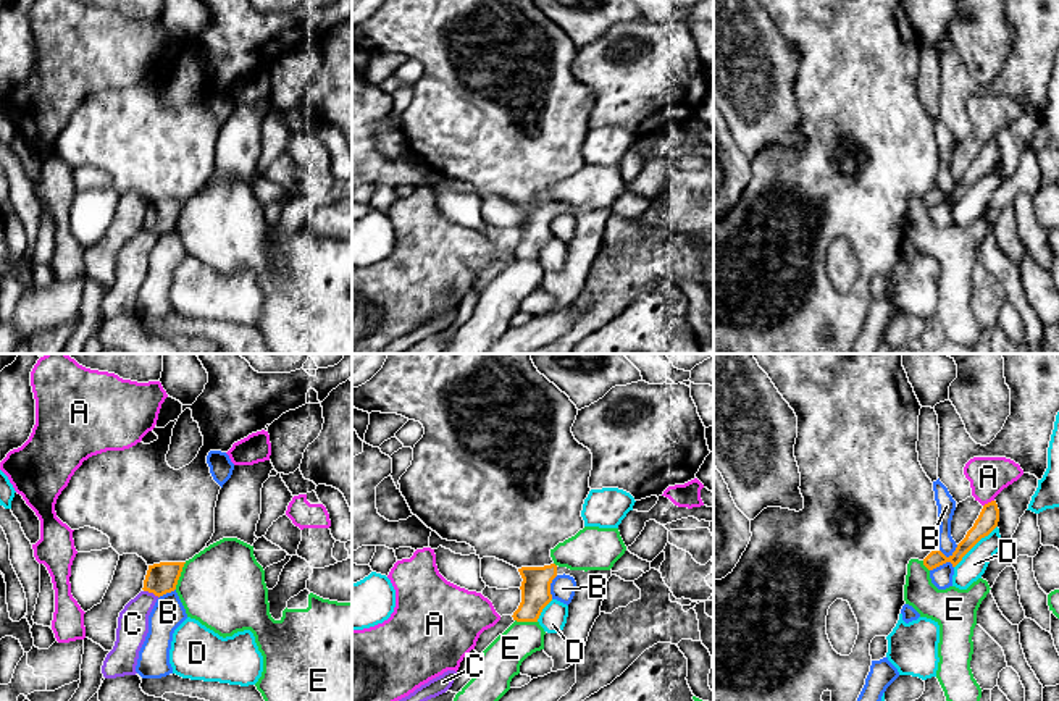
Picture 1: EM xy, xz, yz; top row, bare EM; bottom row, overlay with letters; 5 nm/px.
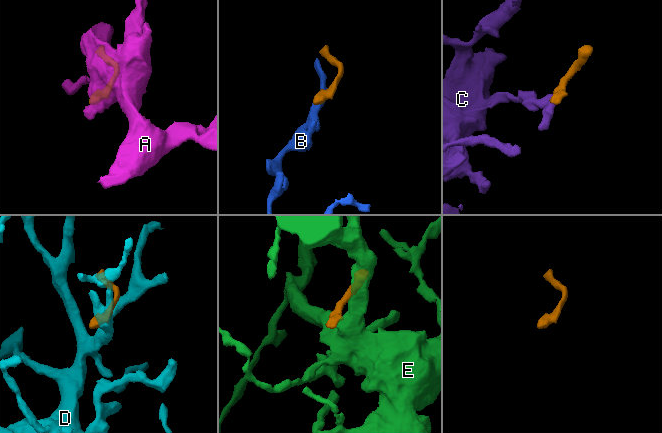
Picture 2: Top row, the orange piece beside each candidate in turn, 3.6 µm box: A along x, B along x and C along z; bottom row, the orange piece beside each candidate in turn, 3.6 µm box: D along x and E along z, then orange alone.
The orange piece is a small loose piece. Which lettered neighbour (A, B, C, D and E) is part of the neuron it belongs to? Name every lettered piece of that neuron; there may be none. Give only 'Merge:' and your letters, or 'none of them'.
Merge: none of them

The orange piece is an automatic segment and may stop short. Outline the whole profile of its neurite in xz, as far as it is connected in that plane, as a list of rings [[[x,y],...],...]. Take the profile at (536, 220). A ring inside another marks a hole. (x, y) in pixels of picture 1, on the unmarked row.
[[[555,202],[518,207],[521,241],[513,250],[517,260],[538,260],[542,247],[552,239],[550,221],[557,213],[570,213],[576,228],[568,242],[568,255],[560,271],[544,273],[544,291],[554,299],[552,310],[573,304],[584,289],[589,270],[601,254],[604,229],[612,208],[570,208]]]

